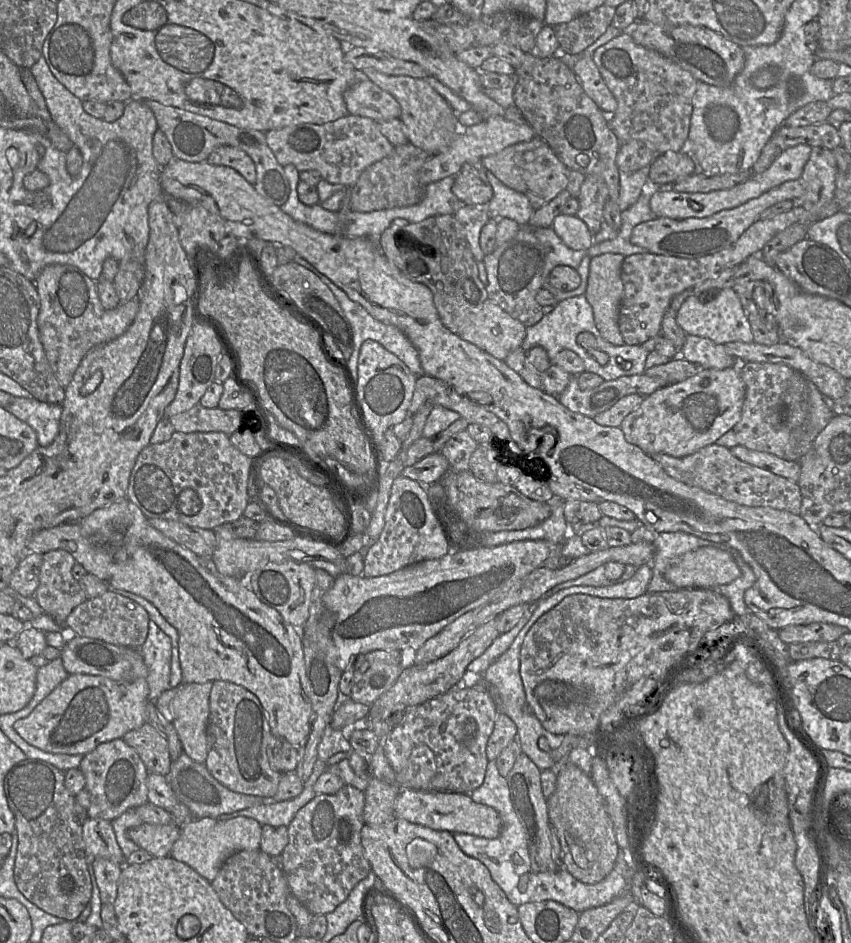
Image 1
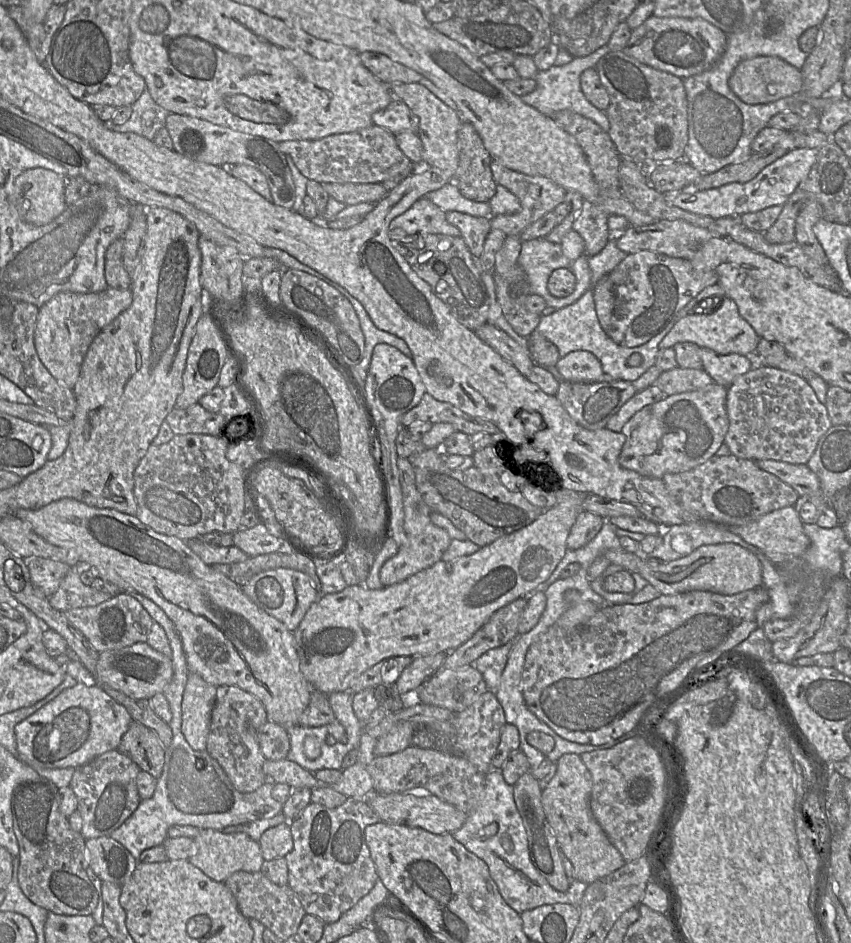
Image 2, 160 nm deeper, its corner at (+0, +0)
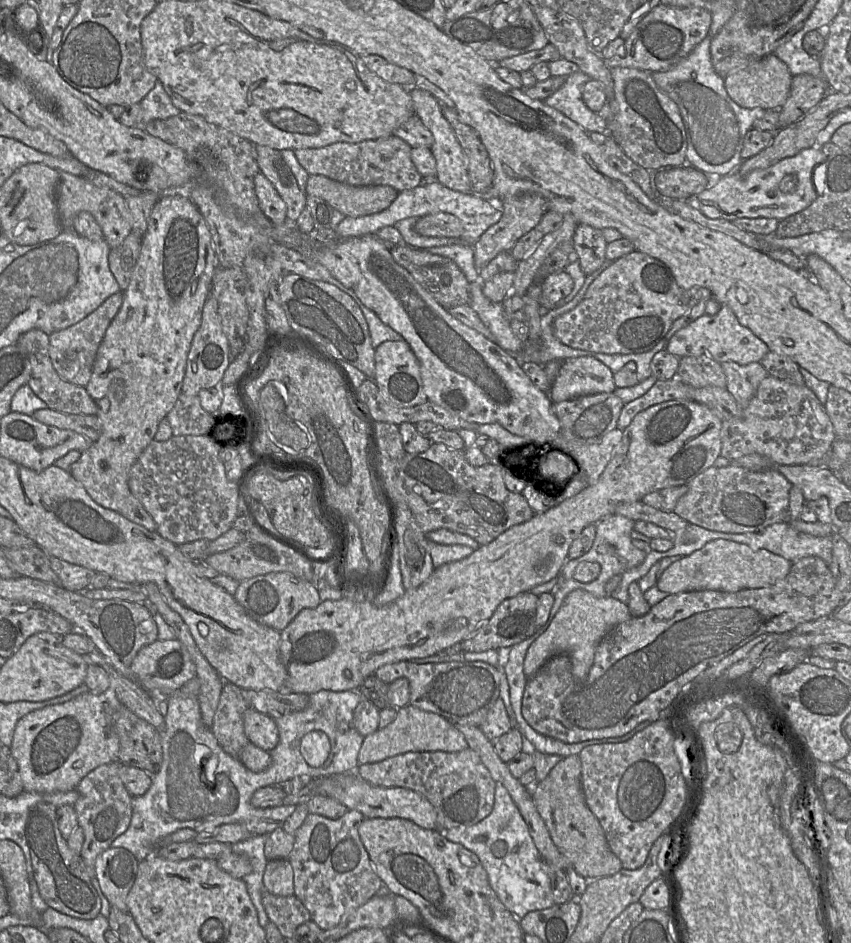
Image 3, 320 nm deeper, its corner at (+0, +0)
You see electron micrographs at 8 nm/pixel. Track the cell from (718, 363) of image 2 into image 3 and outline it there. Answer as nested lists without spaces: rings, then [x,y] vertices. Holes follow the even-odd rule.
[[[735,362],[721,363],[726,377],[726,390],[734,400],[745,408],[755,395],[761,381],[768,376],[760,362],[739,365]]]

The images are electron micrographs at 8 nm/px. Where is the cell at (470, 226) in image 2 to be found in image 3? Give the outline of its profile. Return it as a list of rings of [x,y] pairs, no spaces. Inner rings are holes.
[[[437,212],[419,217],[414,225],[417,233],[432,237],[459,238],[463,234],[463,225],[451,213]]]

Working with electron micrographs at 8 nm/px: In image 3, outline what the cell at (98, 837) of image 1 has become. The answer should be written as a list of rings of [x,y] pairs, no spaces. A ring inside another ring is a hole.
[[[109,847],[95,861],[95,875],[111,906],[128,912],[126,897],[135,881],[139,861],[127,849]]]

